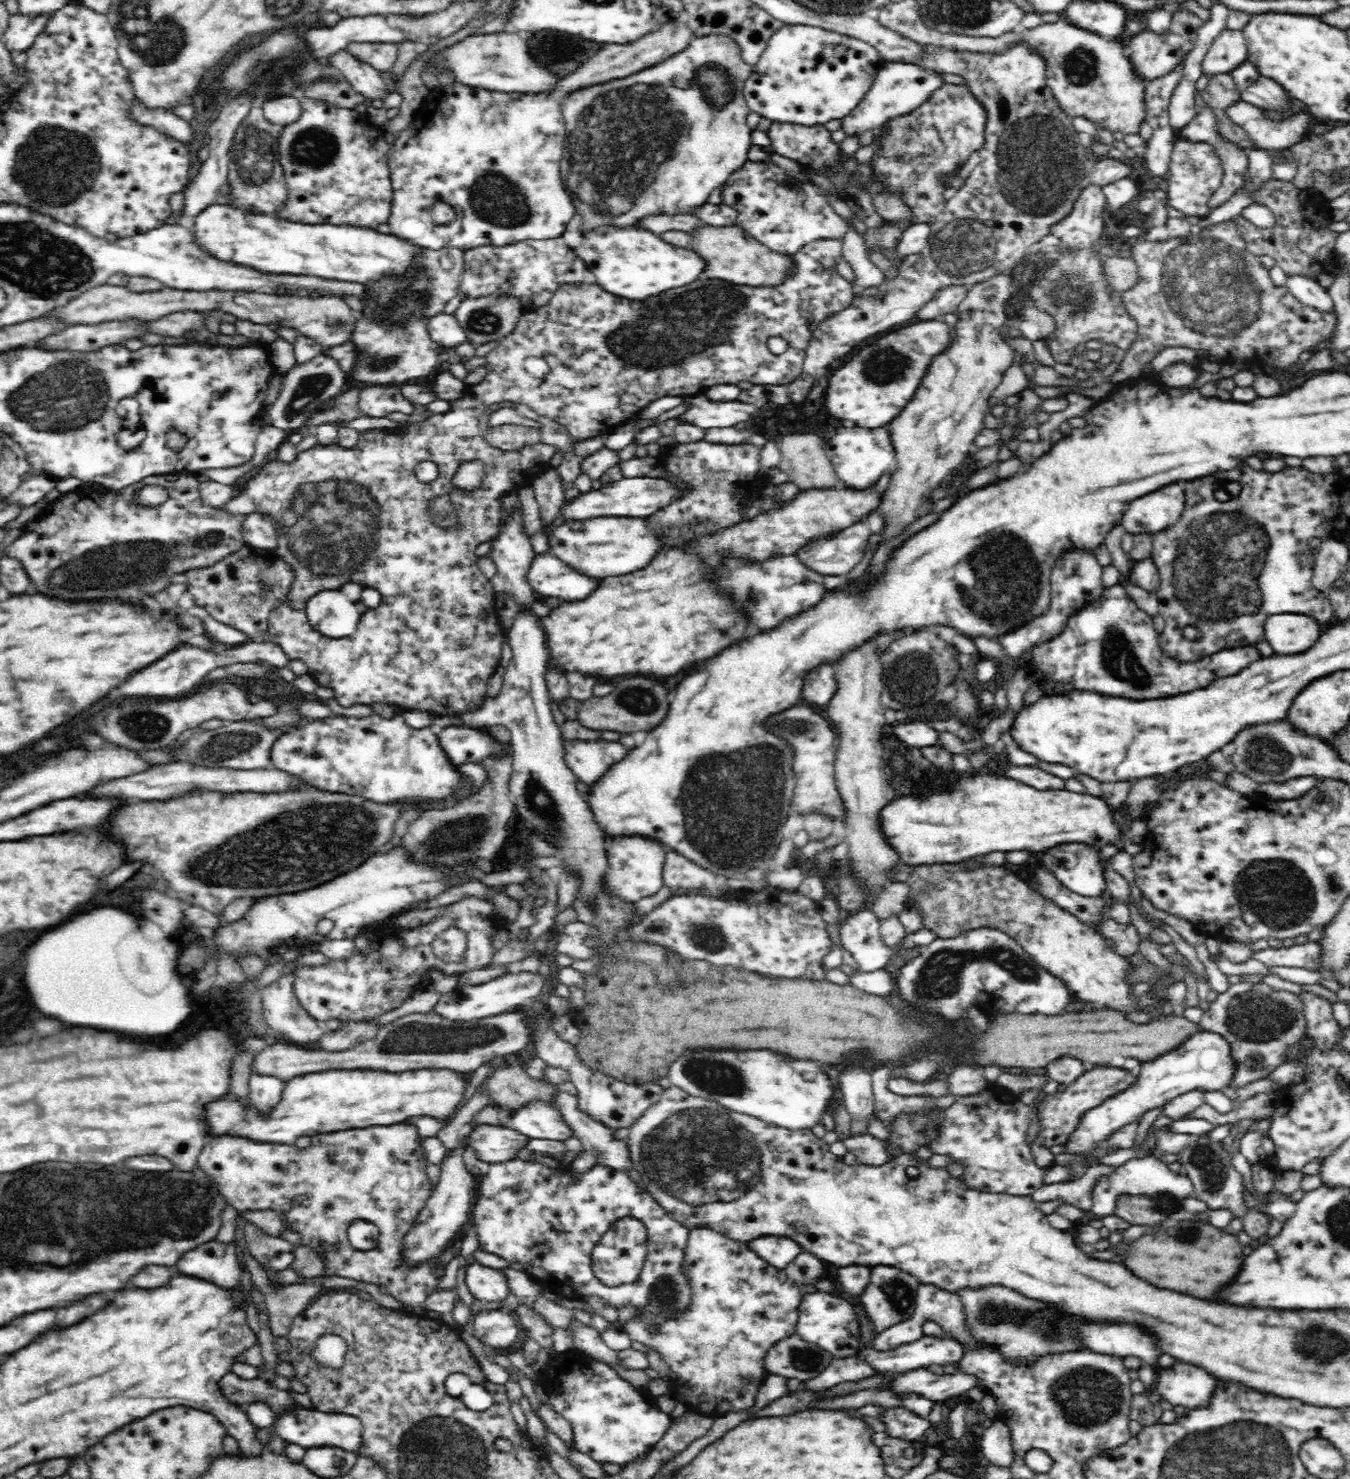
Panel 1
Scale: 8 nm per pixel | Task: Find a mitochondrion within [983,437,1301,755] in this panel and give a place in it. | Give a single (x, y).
(1212, 585)

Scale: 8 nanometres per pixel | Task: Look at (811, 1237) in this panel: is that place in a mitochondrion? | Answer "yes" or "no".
no

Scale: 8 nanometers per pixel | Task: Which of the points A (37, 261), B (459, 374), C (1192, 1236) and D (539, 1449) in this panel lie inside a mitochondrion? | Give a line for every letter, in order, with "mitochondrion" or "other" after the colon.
A: mitochondrion
B: other
C: mitochondrion
D: other

